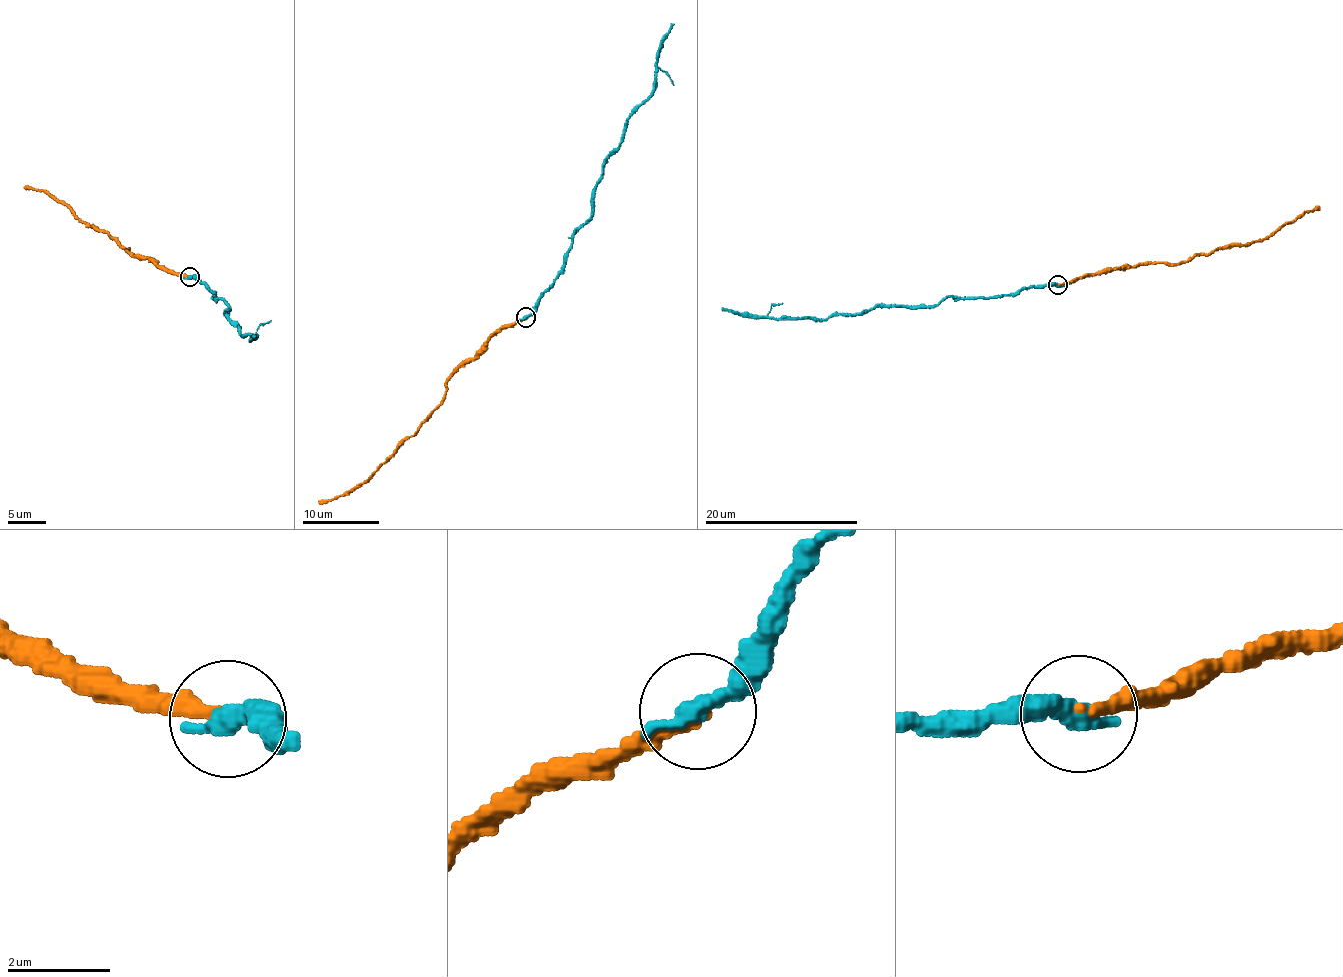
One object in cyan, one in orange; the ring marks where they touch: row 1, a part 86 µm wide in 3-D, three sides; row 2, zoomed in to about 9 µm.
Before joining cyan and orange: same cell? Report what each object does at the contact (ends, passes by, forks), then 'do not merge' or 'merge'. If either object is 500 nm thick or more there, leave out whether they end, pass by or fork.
cyan ends | orange ends | merge

